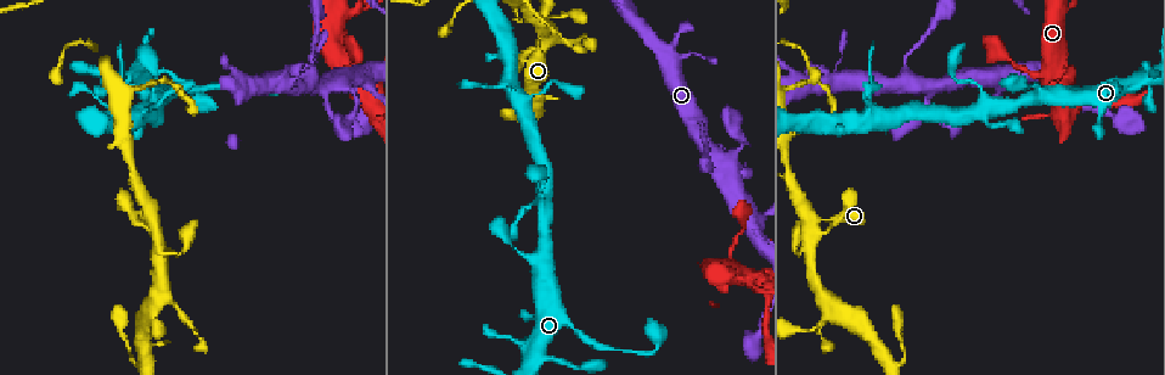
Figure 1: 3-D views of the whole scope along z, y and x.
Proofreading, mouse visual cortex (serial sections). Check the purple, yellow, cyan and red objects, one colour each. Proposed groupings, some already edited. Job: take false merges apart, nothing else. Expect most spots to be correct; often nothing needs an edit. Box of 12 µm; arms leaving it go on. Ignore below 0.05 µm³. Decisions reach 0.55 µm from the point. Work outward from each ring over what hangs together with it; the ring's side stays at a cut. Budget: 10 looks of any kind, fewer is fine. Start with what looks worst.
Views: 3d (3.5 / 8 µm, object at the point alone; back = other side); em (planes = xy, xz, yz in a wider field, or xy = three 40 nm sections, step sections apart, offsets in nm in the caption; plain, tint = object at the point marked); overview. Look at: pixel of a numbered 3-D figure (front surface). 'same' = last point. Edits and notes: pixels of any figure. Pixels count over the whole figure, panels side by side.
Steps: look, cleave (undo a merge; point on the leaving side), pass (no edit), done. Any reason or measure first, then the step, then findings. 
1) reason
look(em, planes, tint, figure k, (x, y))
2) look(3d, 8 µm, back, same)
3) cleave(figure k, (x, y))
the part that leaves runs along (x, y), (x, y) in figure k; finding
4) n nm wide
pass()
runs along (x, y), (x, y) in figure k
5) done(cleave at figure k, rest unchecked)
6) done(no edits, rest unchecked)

calibre changes
look(3d, 8 µm, figure 1, (743, 282))

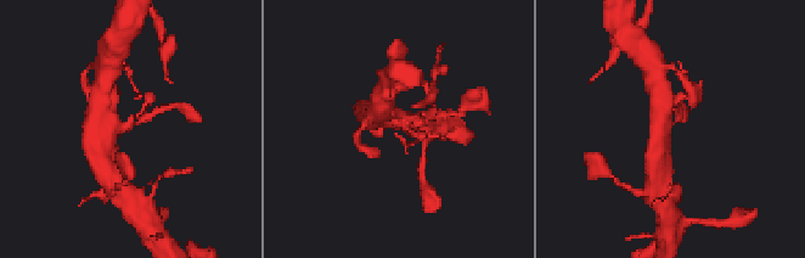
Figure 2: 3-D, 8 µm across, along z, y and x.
look(em, xy, step 3, tint, figure 2, (128, 125))

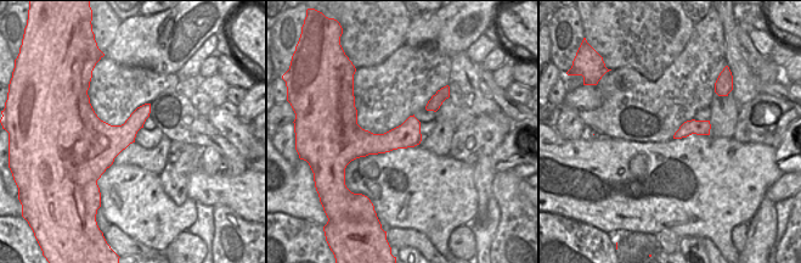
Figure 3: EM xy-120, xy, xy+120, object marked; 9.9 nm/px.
3 arms; arms of 150, 200, 600 nm
pass()
runs along (97, 150), (110, 127), (155, 112) in figure 2; one cell here

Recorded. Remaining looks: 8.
side arm on a straight run
look(3d, 3.5 µm, figure 1, (907, 78))

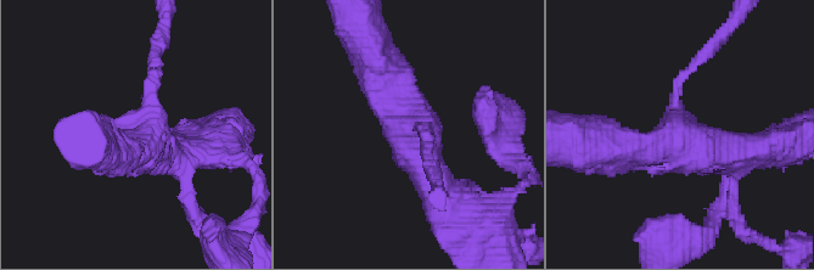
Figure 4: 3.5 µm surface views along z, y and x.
3 arms; arms of 150, 450, 500 nm
look(em, planes, tint, figure 4, (151, 128))

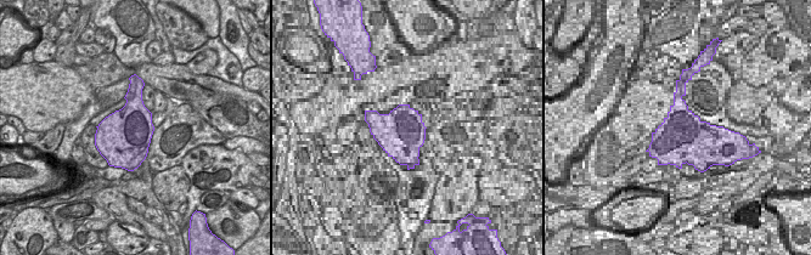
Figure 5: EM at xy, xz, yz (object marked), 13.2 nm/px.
pass()
runs along (377, 65), (444, 201) in figure 4; all the same cell

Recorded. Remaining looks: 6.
thin arm on a thick one
look(3d, 3.5 µm, figure 1, (733, 261))

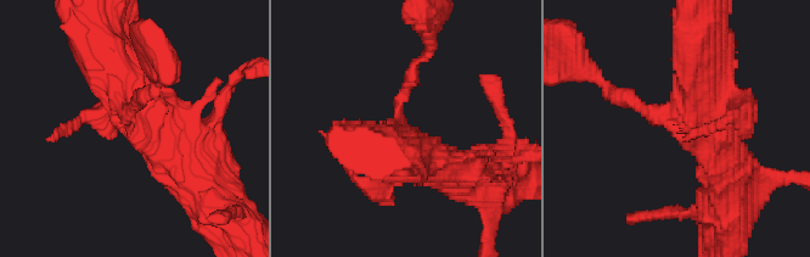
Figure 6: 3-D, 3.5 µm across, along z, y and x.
pass()
all the same cell

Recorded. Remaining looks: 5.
four-way junction
look(3d, 8 µm, back, figure 1, (1140, 79))

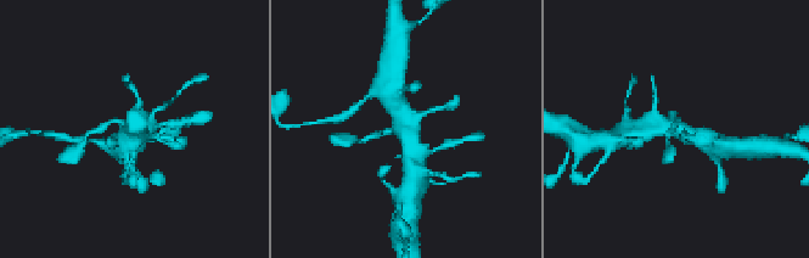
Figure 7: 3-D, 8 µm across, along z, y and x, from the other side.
look(3d, 3.5 µm, figure 7, (405, 131))

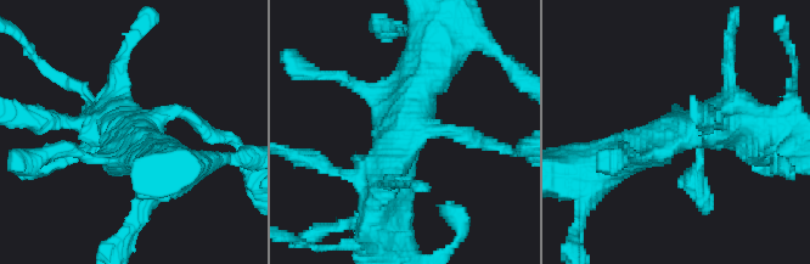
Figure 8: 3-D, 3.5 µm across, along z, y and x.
4 arms; arms of 200, 200, 500, 600 nm; now the EM
look(em, planes, tint, figure 8, (406, 123))

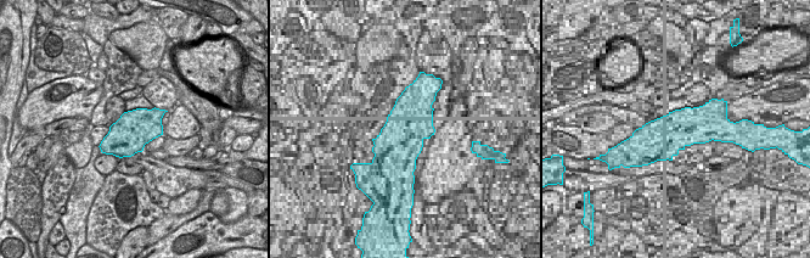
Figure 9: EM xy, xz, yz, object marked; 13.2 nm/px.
500 nm wide
pass()
runs along (440, 50), (392, 162), (358, 178) in figure 8; all the same cell

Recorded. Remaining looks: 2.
done(no edits, rest unchecked)

